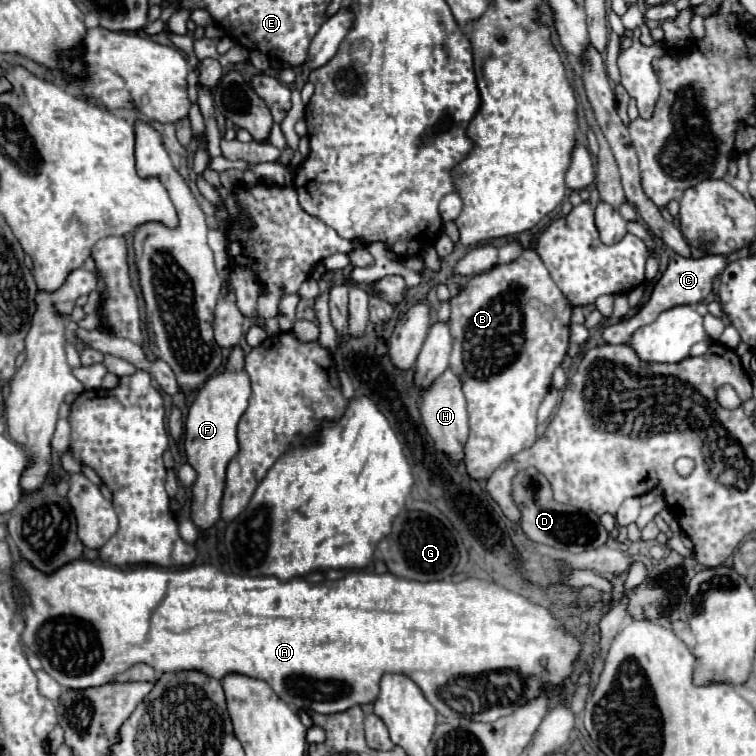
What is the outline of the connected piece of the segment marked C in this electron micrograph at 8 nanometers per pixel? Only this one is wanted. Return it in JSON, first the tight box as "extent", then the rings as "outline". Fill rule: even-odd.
{"extent":[603,254,727,344],"outline":[[[675,254],[671,260],[669,260],[669,266],[667,270],[663,272],[663,276],[659,278],[659,282],[655,284],[653,292],[651,292],[651,298],[647,300],[645,306],[641,306],[637,310],[635,316],[631,318],[623,318],[619,320],[617,324],[611,324],[603,330],[603,340],[609,342],[609,344],[625,344],[631,340],[631,336],[635,334],[635,330],[639,330],[641,326],[647,326],[651,324],[661,312],[673,308],[673,306],[681,306],[681,304],[697,304],[701,302],[709,292],[711,292],[711,284],[713,284],[713,278],[723,272],[727,264],[727,258],[725,256],[705,256],[705,258],[683,258],[679,254]]]}

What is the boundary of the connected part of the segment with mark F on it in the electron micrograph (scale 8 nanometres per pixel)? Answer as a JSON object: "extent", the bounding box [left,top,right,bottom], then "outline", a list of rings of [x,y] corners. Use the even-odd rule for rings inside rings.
{"extent":[185,348,251,530],"outline":[[[233,348],[227,372],[209,378],[197,392],[185,422],[185,456],[187,464],[197,472],[197,480],[191,488],[191,520],[197,530],[209,530],[221,518],[221,498],[225,490],[225,470],[231,458],[239,452],[237,444],[237,424],[247,410],[247,400],[251,396],[249,378],[243,372],[243,350]]]}

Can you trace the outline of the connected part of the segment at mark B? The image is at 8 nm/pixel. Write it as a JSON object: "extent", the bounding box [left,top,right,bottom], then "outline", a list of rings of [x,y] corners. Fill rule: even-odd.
{"extent":[449,248,573,480],"outline":[[[527,248],[523,250],[513,262],[509,264],[501,264],[501,266],[495,266],[493,270],[489,272],[483,272],[483,274],[477,274],[473,276],[463,288],[461,292],[449,300],[451,304],[451,336],[453,336],[453,352],[451,352],[451,360],[449,360],[449,368],[461,378],[461,384],[463,384],[463,394],[467,398],[467,410],[469,410],[469,426],[471,426],[471,434],[469,434],[469,440],[465,444],[465,466],[467,466],[467,472],[471,478],[475,480],[487,480],[491,476],[491,472],[495,472],[497,466],[501,466],[505,460],[509,460],[511,456],[519,454],[521,450],[529,448],[535,440],[537,440],[537,408],[539,404],[543,402],[545,394],[549,392],[549,386],[551,386],[551,376],[555,372],[555,368],[563,362],[565,354],[567,354],[567,346],[569,346],[569,322],[571,322],[571,312],[573,312],[573,306],[571,302],[563,296],[563,292],[555,286],[555,282],[551,280],[549,276],[549,270],[545,268],[543,260],[539,258],[539,254],[533,250],[533,248]]]}

